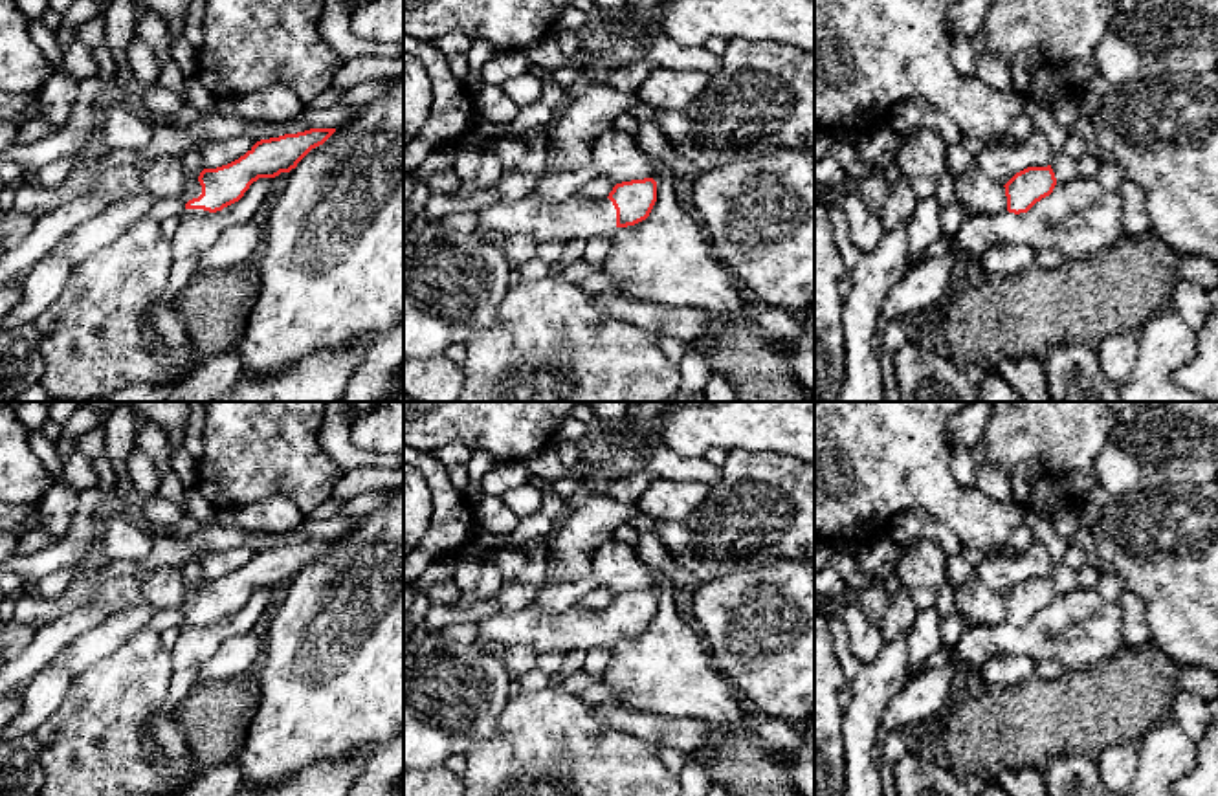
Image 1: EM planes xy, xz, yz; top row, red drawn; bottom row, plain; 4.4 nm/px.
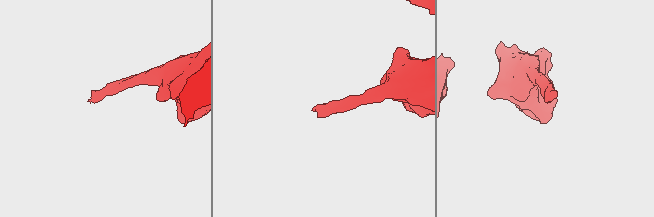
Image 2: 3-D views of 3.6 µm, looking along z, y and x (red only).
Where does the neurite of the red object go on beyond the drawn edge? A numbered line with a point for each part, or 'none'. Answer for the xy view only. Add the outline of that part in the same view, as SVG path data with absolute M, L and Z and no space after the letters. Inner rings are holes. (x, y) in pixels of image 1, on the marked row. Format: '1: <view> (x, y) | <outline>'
1: xy (164, 178) | M167 156L106 169L86 194L105 194L110 205L139 193L150 193L154 200L182 198L187 204L202 194L202 185L198 178L185 176L180 158Z

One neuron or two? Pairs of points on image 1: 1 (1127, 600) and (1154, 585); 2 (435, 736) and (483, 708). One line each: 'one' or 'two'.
1: two
2: one

